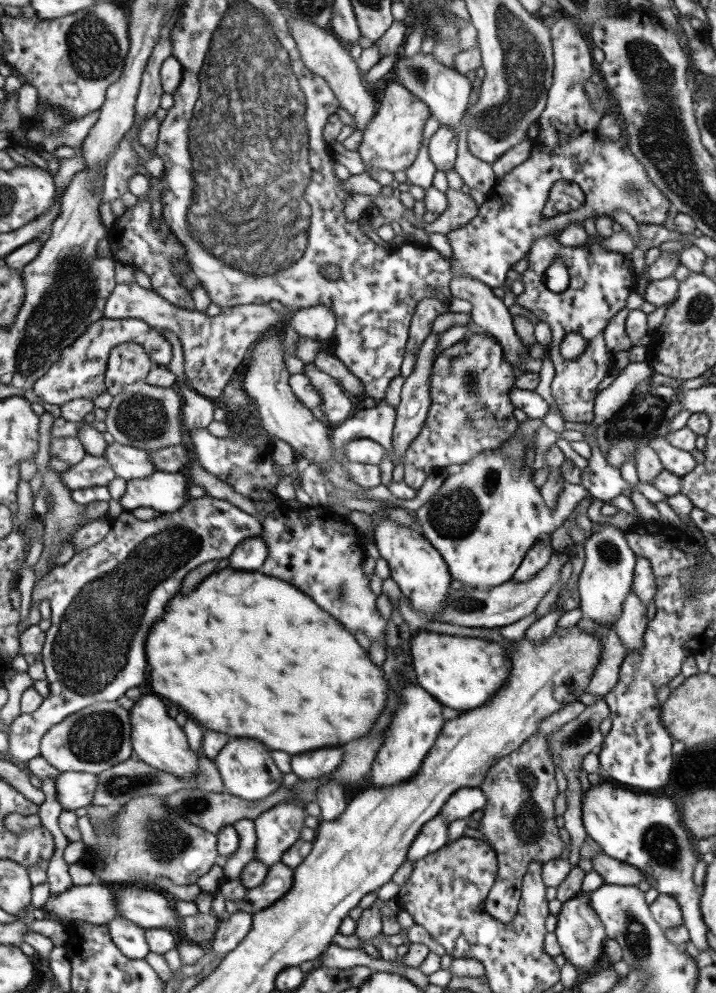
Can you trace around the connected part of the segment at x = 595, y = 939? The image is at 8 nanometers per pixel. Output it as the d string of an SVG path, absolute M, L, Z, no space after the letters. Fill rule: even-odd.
M579 891L575 896L561 903L556 916L554 935L561 948L561 954L575 968L577 974L591 976L597 970L597 962L603 958L603 944L608 938L599 917L589 906L589 893Z

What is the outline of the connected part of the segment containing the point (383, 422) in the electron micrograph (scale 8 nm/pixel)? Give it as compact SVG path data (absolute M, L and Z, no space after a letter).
M377 402L375 407L353 410L351 417L330 430L333 456L343 461L343 444L360 438L377 441L386 451L389 461L393 462L391 434L394 425L395 409L384 402Z

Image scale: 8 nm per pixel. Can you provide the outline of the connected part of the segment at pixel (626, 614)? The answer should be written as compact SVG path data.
M631 588L621 605L621 615L614 625L614 632L628 654L633 654L643 647L644 631L648 624L645 614L645 605L634 596Z

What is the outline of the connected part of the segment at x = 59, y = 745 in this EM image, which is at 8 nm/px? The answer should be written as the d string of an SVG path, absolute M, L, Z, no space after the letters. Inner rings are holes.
M113 702L89 704L51 725L39 739L39 756L59 772L99 774L133 756L129 711Z

